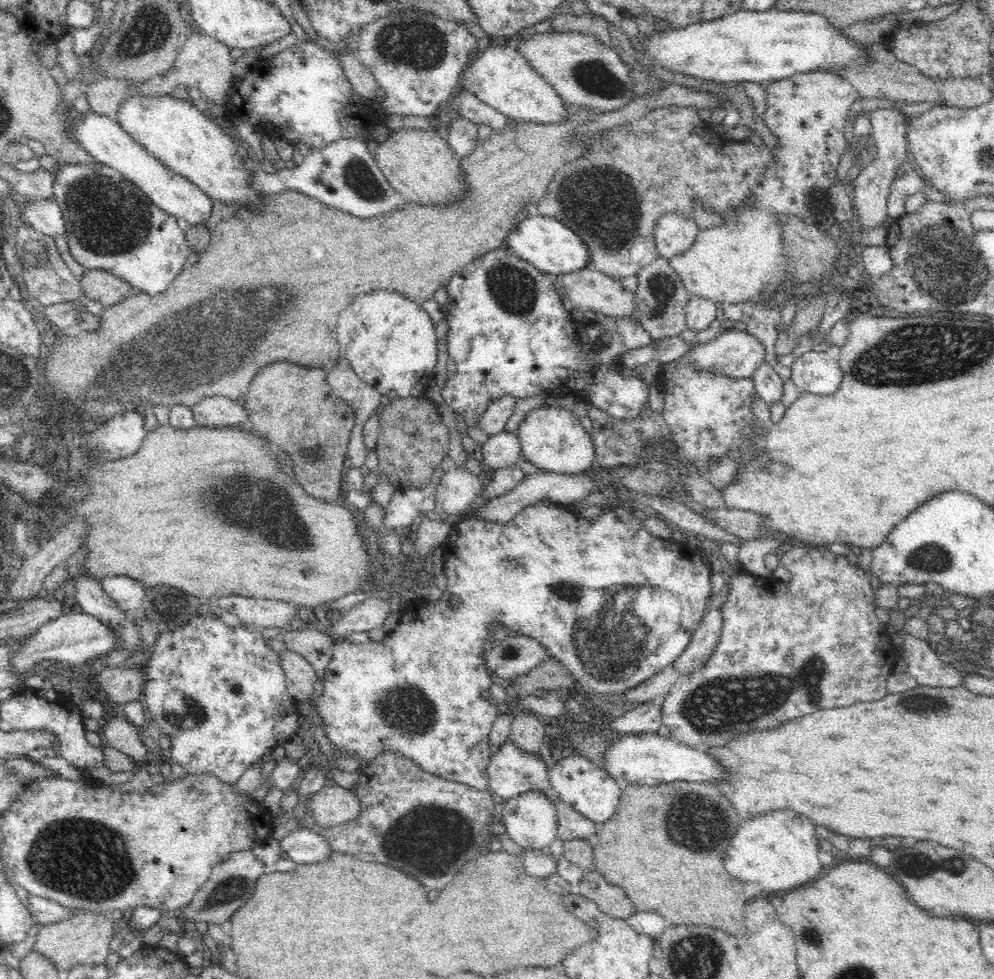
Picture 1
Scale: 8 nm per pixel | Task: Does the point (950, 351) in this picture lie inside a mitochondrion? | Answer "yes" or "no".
yes

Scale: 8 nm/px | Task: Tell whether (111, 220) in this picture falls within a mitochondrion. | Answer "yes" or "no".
yes

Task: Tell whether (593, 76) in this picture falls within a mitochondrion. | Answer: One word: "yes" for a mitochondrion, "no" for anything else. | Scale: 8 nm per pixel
yes

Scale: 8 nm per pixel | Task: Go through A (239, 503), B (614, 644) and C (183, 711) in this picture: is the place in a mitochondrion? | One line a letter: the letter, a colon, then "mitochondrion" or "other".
A: mitochondrion
B: mitochondrion
C: mitochondrion

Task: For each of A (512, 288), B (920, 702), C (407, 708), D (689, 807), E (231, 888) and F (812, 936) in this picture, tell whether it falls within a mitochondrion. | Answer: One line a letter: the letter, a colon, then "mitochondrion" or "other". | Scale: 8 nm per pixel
A: mitochondrion
B: mitochondrion
C: mitochondrion
D: mitochondrion
E: mitochondrion
F: mitochondrion

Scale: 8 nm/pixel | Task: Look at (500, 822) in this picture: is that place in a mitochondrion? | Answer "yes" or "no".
no

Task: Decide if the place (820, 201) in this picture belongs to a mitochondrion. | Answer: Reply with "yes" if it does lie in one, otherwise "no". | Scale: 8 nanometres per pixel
no

